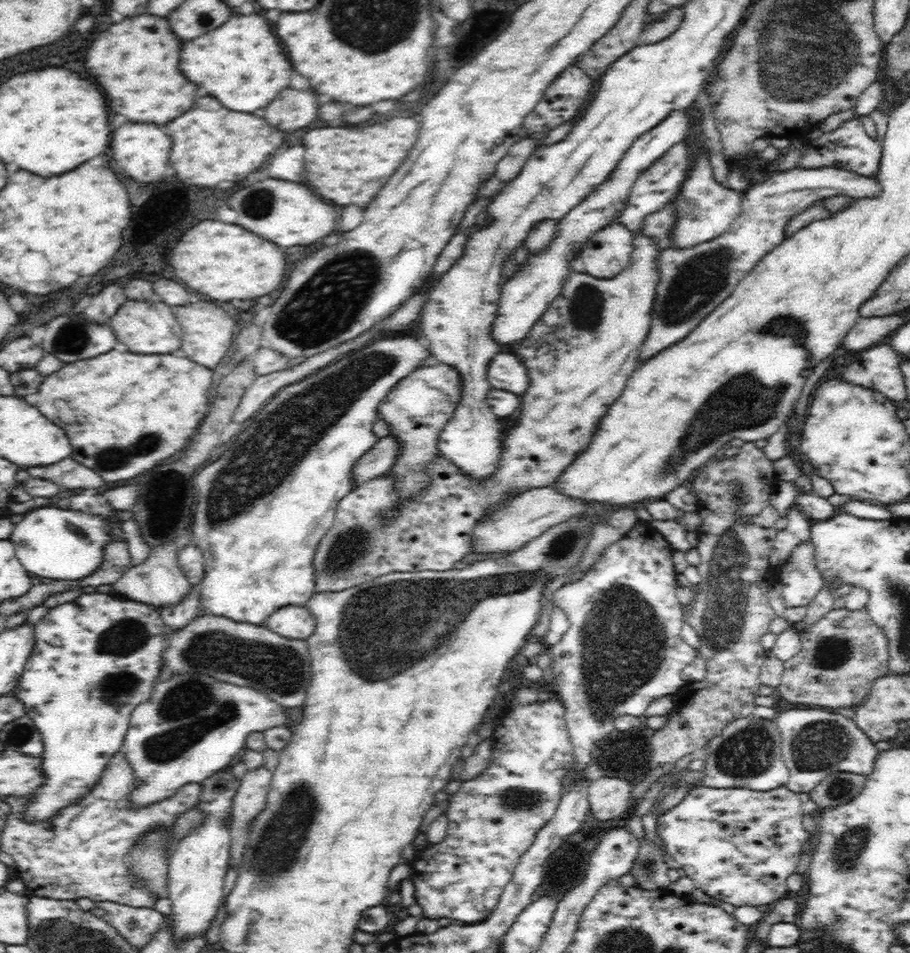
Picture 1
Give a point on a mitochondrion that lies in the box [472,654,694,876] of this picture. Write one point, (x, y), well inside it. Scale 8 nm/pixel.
(515, 800)

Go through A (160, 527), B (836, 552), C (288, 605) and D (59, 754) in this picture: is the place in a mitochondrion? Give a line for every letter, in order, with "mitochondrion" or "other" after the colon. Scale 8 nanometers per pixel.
A: other
B: other
C: other
D: other

